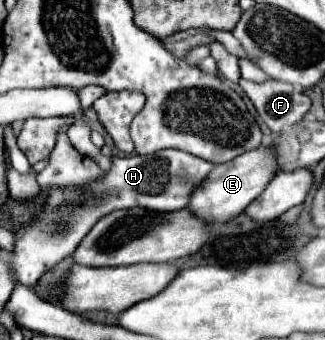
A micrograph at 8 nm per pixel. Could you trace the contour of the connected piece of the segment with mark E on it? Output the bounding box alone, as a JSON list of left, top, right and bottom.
[187,142,281,224]

